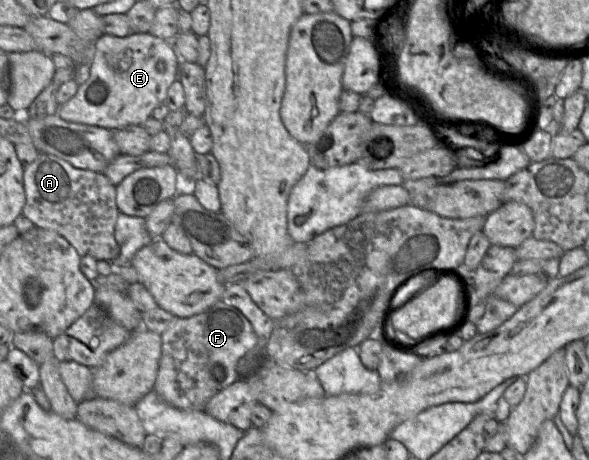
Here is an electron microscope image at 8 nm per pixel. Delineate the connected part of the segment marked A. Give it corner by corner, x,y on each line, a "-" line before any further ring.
40,154
23,172
26,203
22,215
35,226
55,231
64,237
80,257
91,256
95,260
112,261
118,257
120,246
114,237
119,210
116,205
116,186
101,172
79,169
54,155

